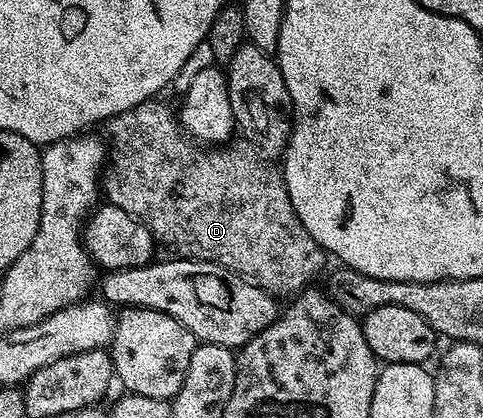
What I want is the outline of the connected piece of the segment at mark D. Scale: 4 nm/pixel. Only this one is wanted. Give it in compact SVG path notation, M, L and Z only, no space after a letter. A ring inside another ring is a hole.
M163 99L146 101L129 111L125 111L121 115L110 117L105 122L105 129L107 129L105 141L109 146L109 164L105 169L106 200L123 211L127 211L129 215L143 223L160 246L168 245L175 252L172 254L178 255L180 258L189 261L217 263L221 267L231 269L237 275L241 275L249 283L261 287L276 299L282 299L282 297L287 296L287 298L290 298L292 295L298 294L300 291L308 288L314 282L311 280L322 271L323 264L329 261L329 257L323 248L315 242L313 235L309 235L309 231L305 231L305 223L301 223L301 219L289 199L289 191L283 182L282 172L276 166L274 169L271 166L274 164L268 158L264 157L257 147L253 147L245 140L235 139L230 143L224 144L222 147L204 147L202 144L196 143L184 132L176 110L174 108L171 110L165 102L159 100Z

